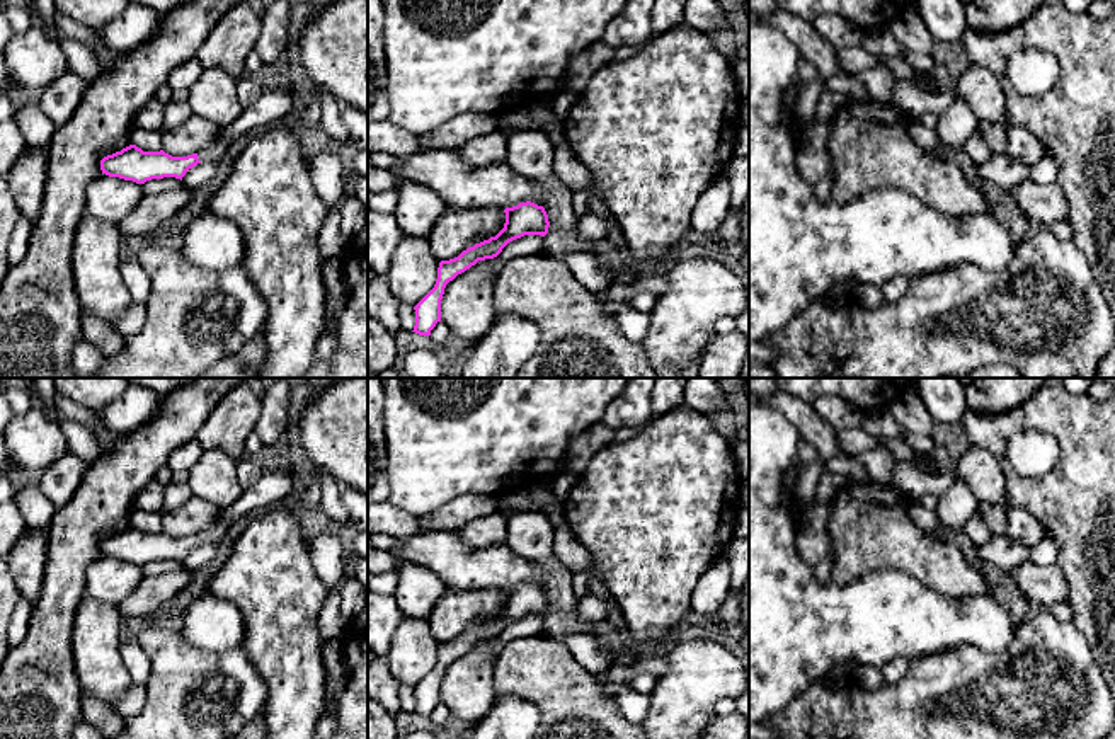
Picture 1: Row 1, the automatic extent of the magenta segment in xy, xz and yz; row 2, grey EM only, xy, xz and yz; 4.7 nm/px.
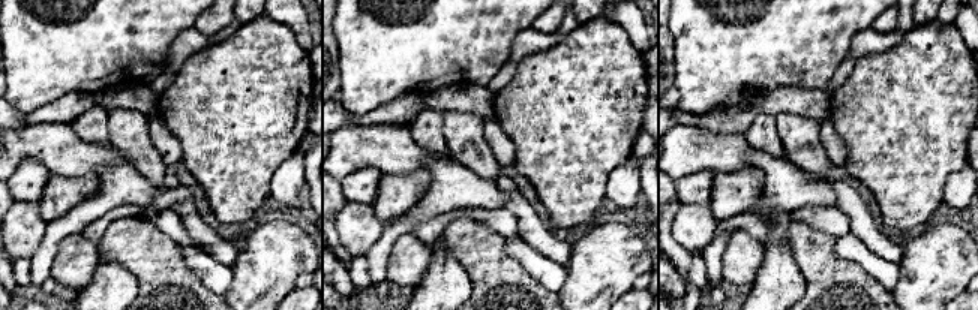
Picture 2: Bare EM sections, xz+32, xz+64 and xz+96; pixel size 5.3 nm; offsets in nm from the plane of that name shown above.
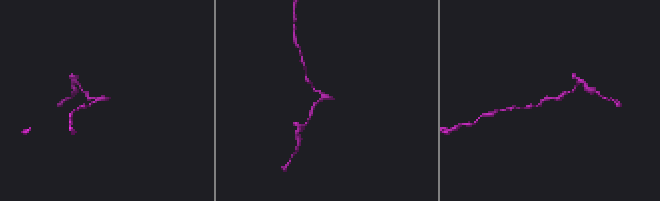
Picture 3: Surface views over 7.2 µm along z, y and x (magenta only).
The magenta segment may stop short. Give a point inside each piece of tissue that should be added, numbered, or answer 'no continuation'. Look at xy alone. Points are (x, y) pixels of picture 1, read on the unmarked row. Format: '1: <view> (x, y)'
1: xy (274, 487)

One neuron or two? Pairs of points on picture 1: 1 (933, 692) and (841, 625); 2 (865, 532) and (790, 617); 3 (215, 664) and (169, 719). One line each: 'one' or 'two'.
1: two
2: two
3: one

